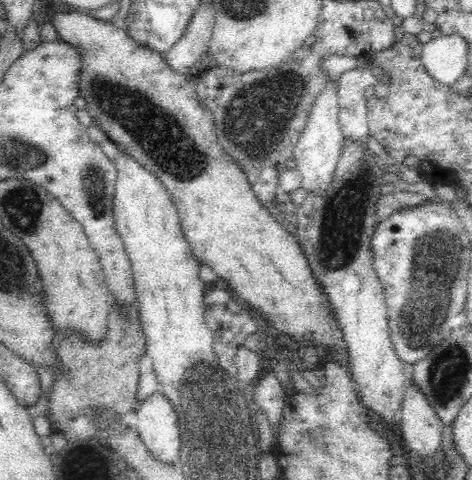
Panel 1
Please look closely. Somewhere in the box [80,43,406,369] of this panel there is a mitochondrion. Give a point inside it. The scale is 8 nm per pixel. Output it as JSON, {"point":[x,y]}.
{"point":[159,135]}

